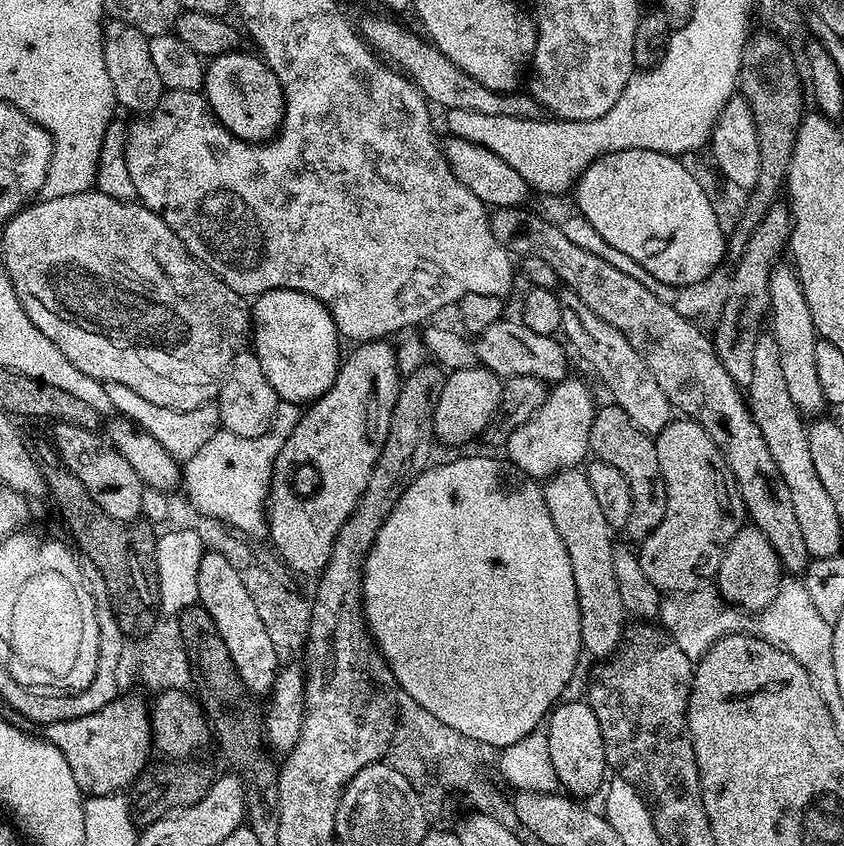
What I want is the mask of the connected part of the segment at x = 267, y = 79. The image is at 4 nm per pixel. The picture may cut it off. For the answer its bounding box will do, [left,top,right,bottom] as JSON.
[202,50,284,144]

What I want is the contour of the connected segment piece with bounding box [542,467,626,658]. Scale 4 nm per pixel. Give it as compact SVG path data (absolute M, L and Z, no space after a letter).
M579 467L567 468L558 474L548 477L542 484L546 510L550 510L550 518L554 522L554 530L558 530L558 538L562 538L562 546L566 546L566 554L570 554L570 571L574 574L574 590L578 590L578 614L580 615L580 642L585 653L596 658L607 658L620 647L625 635L624 620L626 613L622 606L622 598L618 594L618 578L614 578L614 562L618 552L612 549L614 530L606 522L606 514L598 507L594 490L590 487L587 471Z

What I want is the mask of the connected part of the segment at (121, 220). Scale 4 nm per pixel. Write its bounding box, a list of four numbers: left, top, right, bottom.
[2,190,252,410]

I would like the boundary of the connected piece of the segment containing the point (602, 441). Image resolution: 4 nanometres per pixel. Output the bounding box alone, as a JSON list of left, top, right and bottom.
[588,402,668,542]

